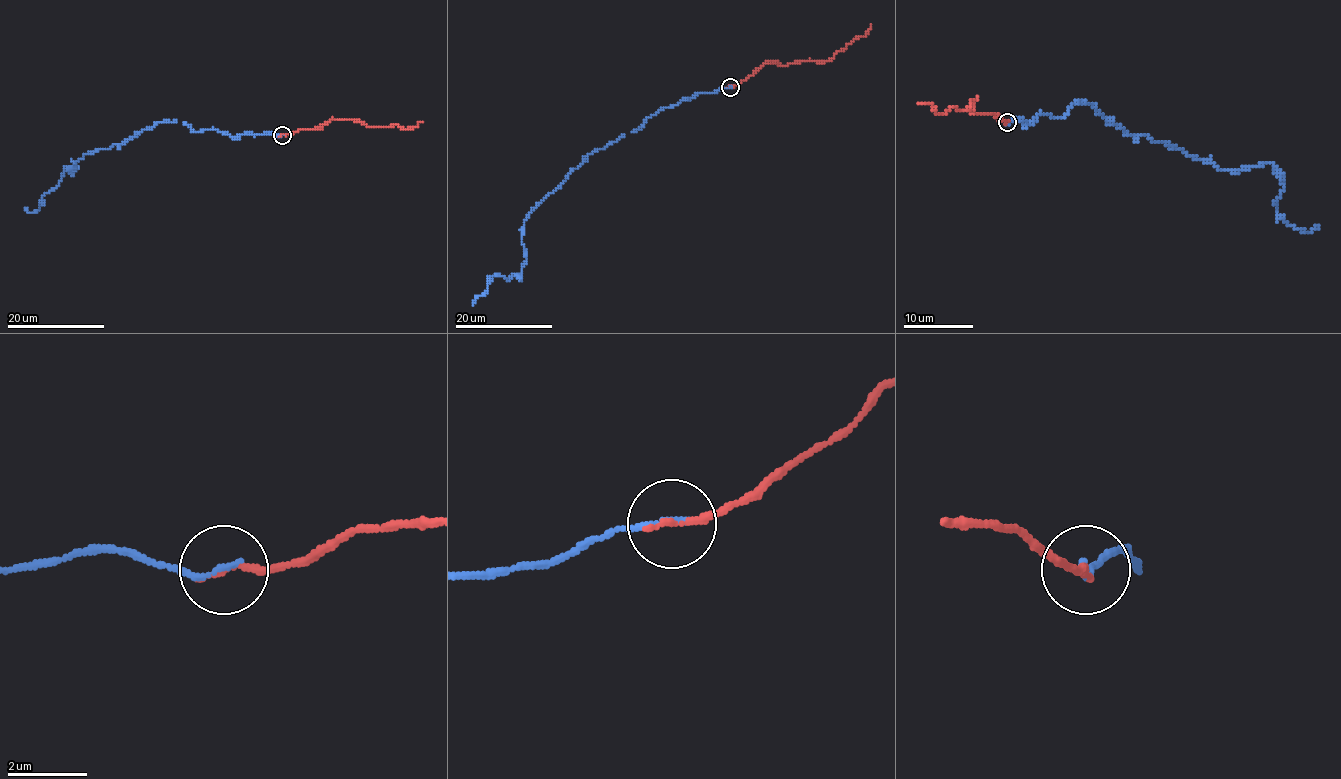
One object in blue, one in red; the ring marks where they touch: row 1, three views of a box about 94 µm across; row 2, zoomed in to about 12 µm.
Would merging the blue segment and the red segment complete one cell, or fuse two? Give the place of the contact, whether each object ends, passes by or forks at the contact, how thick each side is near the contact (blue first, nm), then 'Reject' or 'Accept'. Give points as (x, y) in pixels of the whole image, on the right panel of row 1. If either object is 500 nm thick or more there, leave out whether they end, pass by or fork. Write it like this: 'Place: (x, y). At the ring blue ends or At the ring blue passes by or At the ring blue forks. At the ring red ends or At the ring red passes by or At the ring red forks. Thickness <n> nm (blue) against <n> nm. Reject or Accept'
Place: (1007, 122). At the ring blue ends. At the ring red ends. Thickness 160 nm (blue) against 190 nm. Accept

